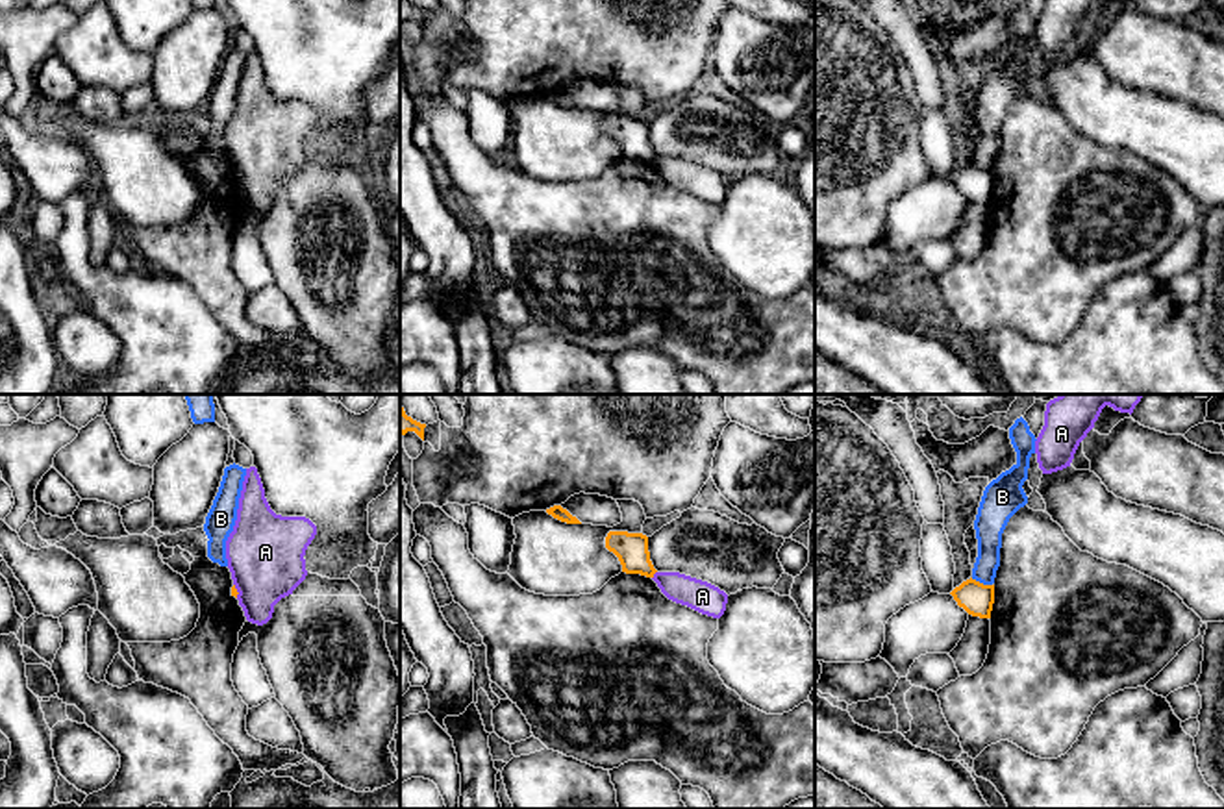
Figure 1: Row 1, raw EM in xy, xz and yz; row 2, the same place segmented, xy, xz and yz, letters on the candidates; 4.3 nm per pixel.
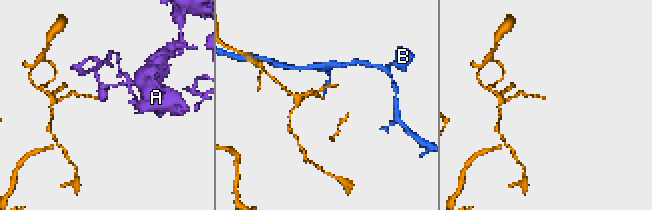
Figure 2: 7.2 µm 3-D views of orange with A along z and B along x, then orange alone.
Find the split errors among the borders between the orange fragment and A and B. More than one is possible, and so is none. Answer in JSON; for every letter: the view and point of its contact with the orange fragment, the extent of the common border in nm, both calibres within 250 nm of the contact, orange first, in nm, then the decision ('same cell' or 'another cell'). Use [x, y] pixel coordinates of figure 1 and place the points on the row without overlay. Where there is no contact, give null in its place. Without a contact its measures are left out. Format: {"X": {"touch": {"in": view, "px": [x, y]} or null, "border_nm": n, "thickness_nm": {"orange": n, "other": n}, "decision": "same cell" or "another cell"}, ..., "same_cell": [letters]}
{"A": {"touch": {"in": "xz", "px": [654, 158]}, "border_nm": 40, "thickness_nm": {"orange": 140, "other": 140}, "decision": "another cell"}, "B": {"touch": {"in": "yz", "px": [982, 169]}, "border_nm": 100, "thickness_nm": {"orange": 140, "other": 120}, "decision": "another cell"}, "same_cell": []}

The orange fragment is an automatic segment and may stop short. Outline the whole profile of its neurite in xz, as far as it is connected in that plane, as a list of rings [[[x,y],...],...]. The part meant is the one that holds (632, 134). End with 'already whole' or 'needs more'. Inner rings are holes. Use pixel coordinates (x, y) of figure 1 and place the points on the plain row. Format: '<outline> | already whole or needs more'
[[[609,117],[606,133],[618,143],[626,159],[654,163],[657,157],[650,146],[648,122],[643,118]]] | already whole

